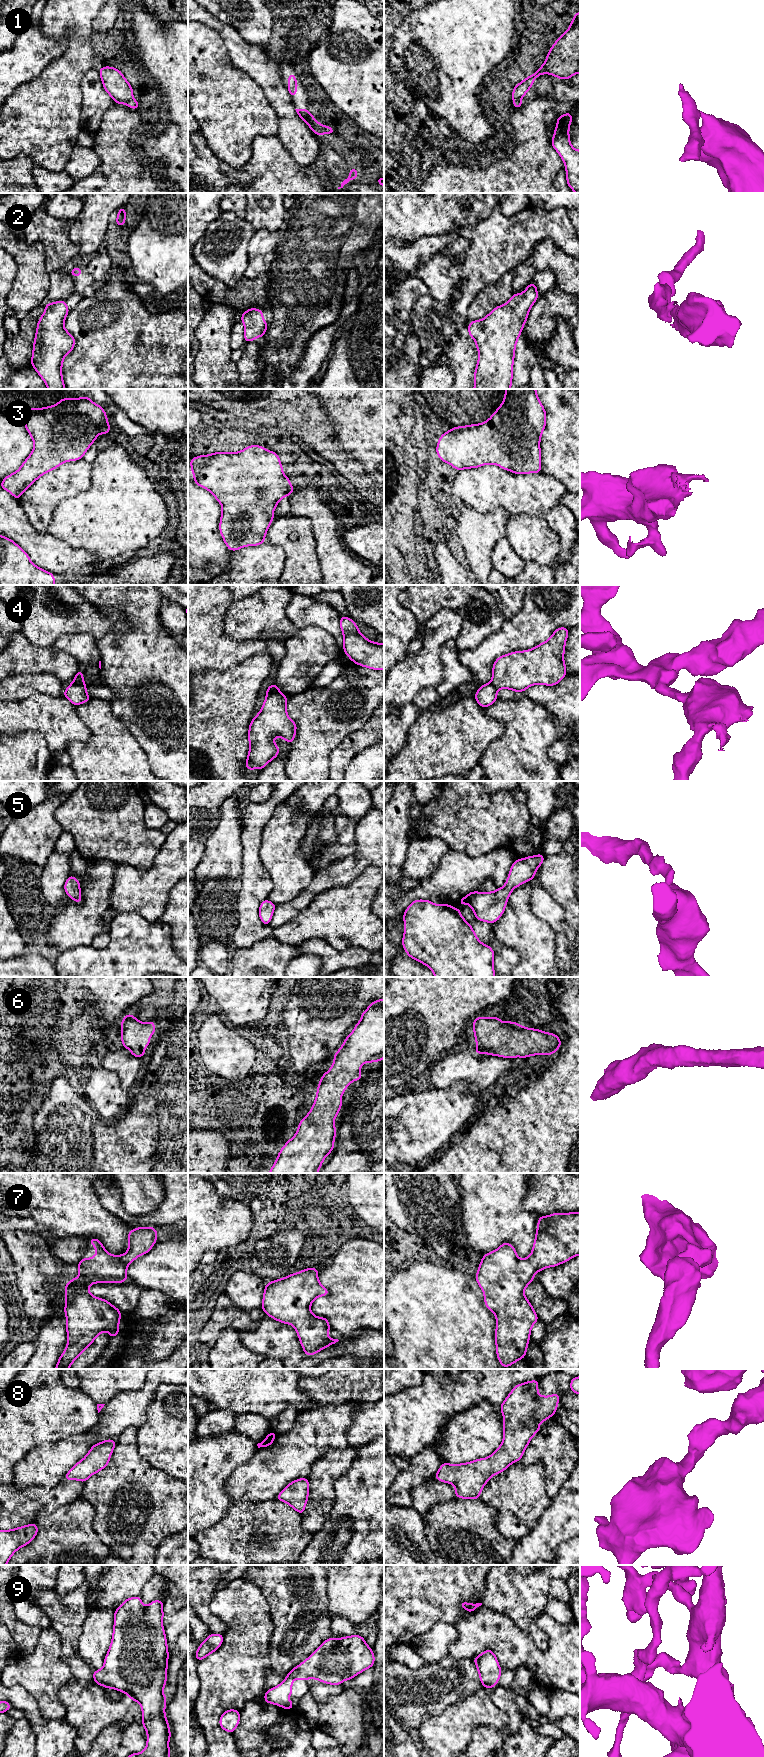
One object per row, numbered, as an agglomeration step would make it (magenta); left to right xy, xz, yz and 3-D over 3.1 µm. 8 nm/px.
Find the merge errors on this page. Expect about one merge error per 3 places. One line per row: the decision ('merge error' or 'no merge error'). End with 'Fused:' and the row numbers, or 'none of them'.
1: merge error
2: no merge error
3: no merge error
4: merge error
5: no merge error
6: no merge error
7: no merge error
8: no merge error
9: no merge error
Fused: 1, 4

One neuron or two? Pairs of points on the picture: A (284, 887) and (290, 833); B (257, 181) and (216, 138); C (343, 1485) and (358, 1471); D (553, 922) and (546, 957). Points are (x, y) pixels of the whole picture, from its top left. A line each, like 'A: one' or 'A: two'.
A: one
B: two
C: one
D: two

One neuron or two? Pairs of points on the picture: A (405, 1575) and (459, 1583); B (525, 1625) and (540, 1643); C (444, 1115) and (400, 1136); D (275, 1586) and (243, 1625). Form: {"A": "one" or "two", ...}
{"A": "one", "B": "one", "C": "one", "D": "two"}

